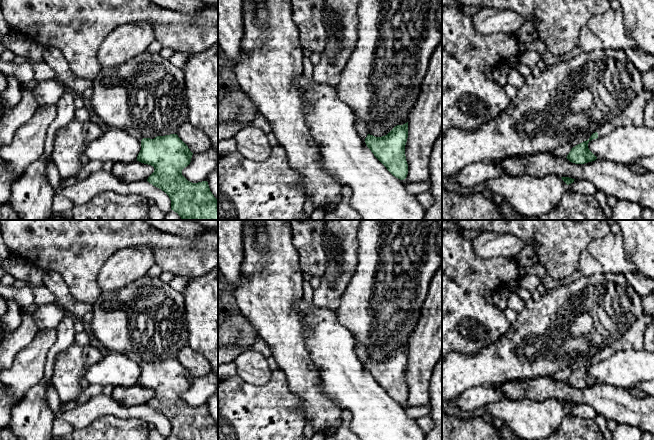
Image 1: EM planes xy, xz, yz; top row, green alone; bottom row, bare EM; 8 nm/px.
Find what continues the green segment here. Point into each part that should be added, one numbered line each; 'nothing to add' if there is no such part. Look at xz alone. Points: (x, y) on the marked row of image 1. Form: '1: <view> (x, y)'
nothing to add

